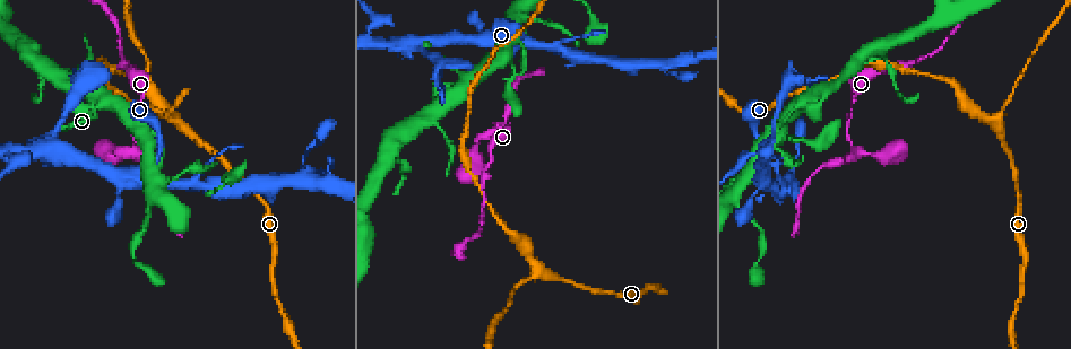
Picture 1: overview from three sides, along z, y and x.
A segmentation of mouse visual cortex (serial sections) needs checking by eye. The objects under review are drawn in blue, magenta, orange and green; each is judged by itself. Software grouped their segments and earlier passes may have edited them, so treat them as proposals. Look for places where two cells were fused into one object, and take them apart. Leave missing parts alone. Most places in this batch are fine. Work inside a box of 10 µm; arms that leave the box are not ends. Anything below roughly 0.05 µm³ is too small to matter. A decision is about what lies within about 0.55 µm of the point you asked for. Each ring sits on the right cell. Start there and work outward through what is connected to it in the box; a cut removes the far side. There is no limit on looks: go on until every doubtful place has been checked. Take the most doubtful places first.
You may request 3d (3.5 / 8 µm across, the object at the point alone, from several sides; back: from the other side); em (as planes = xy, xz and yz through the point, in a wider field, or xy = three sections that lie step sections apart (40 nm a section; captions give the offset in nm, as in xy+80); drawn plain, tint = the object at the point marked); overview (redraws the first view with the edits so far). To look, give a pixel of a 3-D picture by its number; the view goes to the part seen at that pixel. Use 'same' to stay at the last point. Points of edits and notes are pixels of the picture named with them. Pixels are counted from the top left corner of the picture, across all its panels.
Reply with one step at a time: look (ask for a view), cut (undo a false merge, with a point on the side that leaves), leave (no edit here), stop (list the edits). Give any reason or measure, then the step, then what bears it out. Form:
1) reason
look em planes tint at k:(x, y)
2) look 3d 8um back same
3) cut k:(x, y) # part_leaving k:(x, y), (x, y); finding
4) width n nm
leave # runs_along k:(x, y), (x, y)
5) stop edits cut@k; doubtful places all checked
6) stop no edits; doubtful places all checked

three-way junction
look 3d 3.5um at 1:(137, 147)

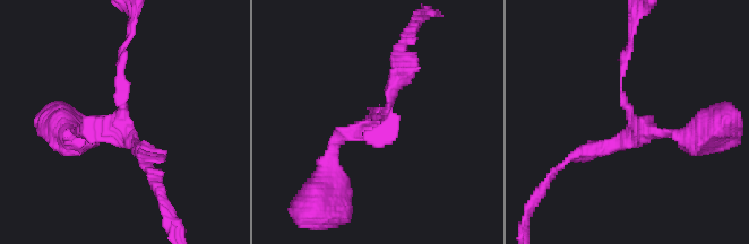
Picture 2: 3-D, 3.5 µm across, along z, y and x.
leave # runs_along 2:(121, 50), (121, 122), (76, 133); continuous, no second cell

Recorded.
three arms meet
look 3d 8um at 1:(545, 270)

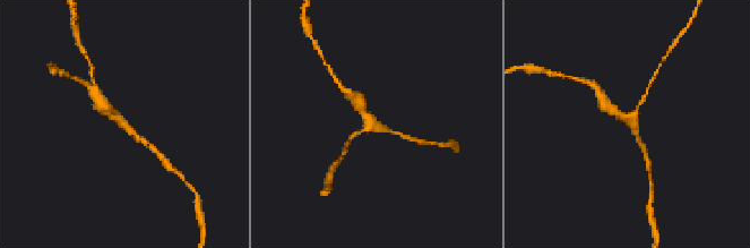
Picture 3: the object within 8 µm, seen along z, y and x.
look 3d 3.5um same

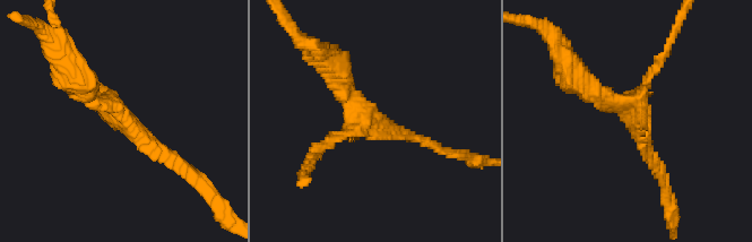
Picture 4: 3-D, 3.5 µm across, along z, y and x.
leave # runs_along 4:(169, 160), (78, 80); one cell here

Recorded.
thick turns thin
look 3d 8um at 1:(148, 212)

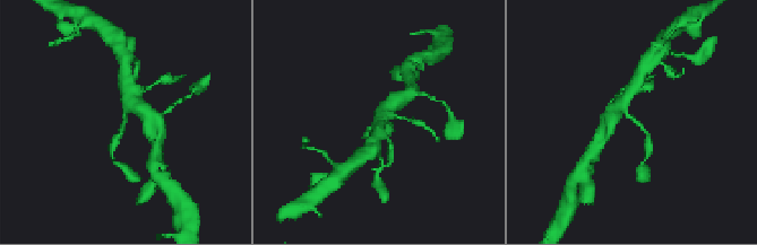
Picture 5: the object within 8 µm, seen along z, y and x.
look em xy step 3 tint same

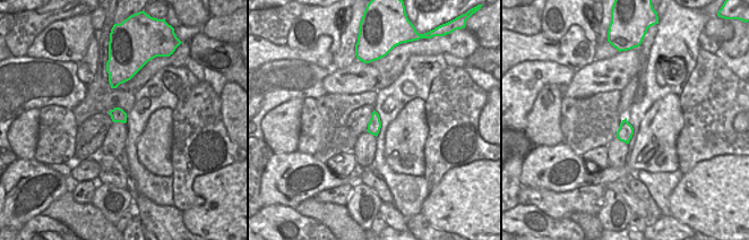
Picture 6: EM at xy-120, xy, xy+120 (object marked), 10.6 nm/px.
arm_widths 150, 350 nm
leave # runs_along 5:(633, 87), (625, 111), (650, 139); all the same cell

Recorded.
stop no edits; doubtful places all checked

